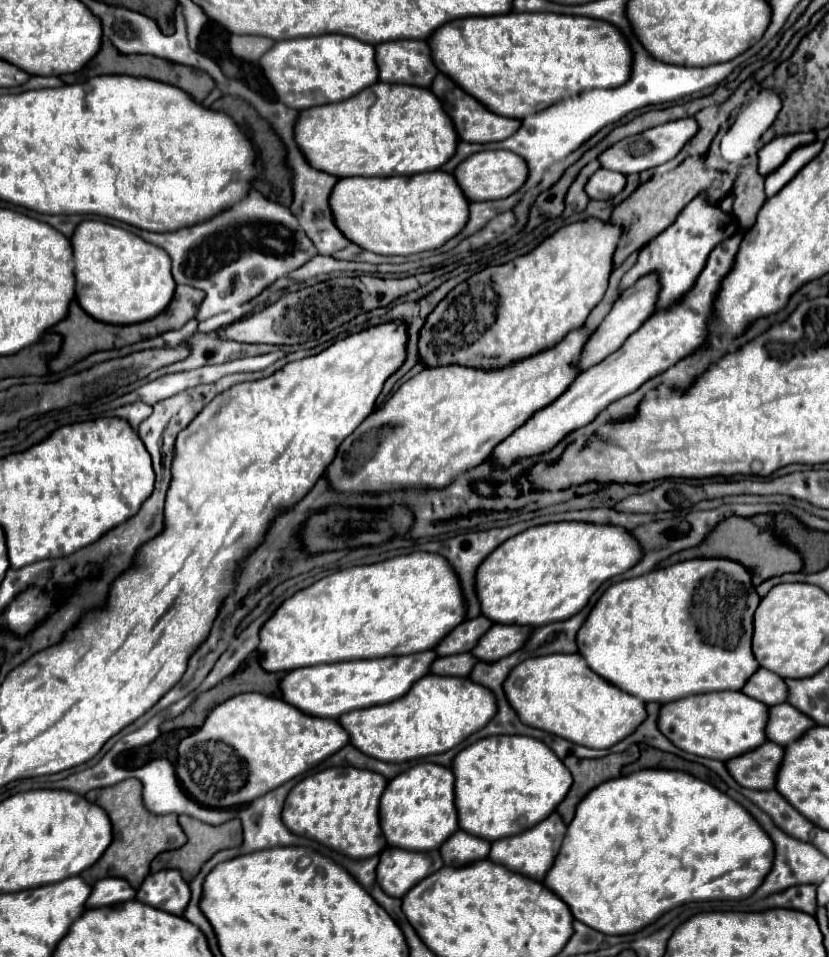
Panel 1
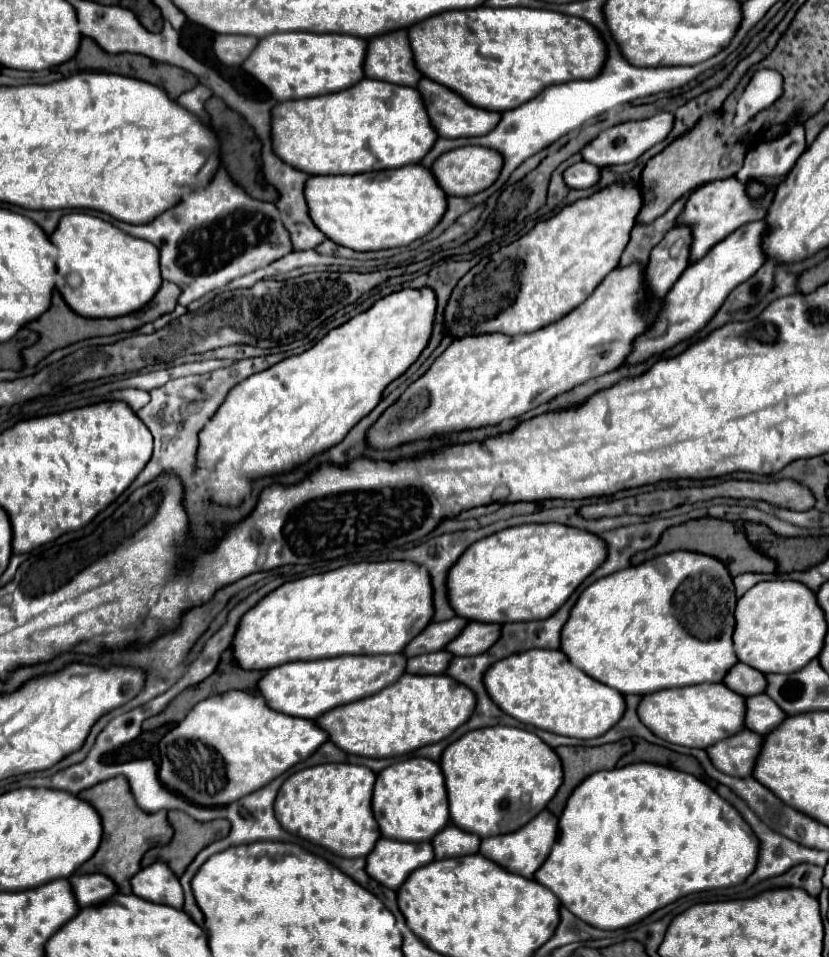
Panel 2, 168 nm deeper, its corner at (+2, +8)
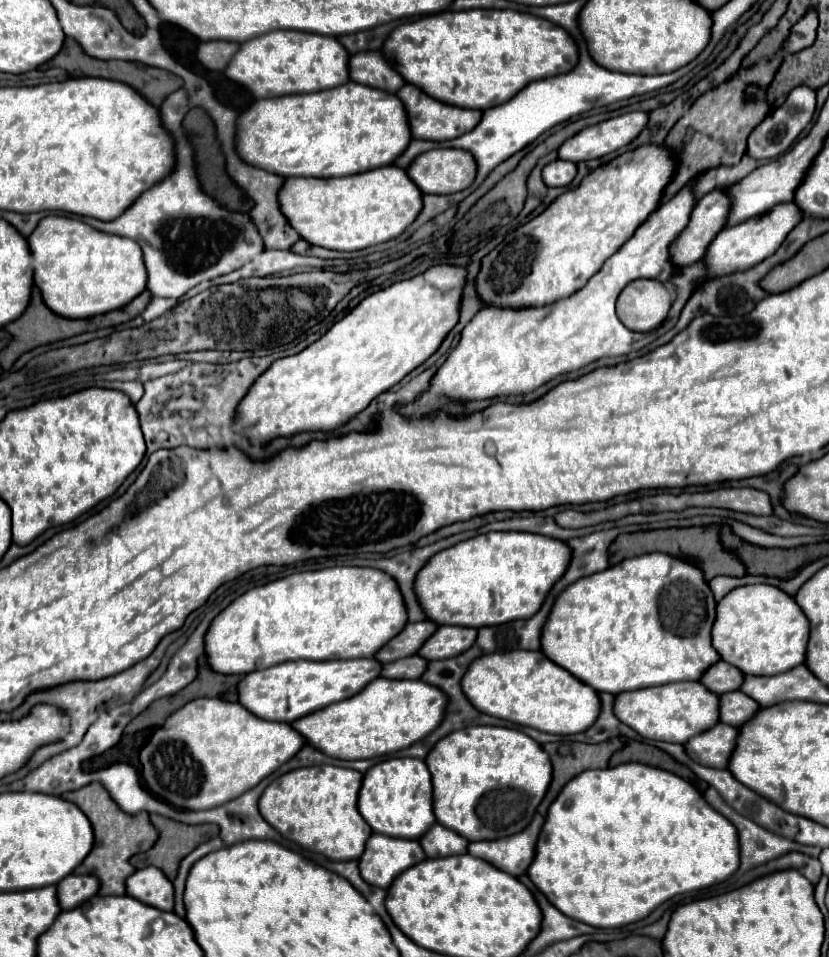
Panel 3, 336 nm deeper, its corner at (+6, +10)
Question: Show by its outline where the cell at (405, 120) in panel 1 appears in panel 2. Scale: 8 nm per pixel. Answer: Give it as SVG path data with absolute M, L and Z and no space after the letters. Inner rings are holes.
M364 78L358 84L354 84L348 90L342 92L334 92L334 94L324 94L324 96L316 96L316 98L302 98L302 100L286 100L286 102L278 102L272 108L272 150L274 154L282 160L288 162L288 166L306 172L308 176L328 176L328 174L362 174L362 172L372 172L372 170L386 170L386 168L400 168L400 166L408 166L408 164L418 164L420 158L426 156L426 152L432 148L432 144L436 142L436 132L432 130L430 122L428 122L428 114L424 110L424 102L420 102L420 94L416 92L416 88L410 86L392 86L390 82L380 82L380 80L372 80L372 78Z

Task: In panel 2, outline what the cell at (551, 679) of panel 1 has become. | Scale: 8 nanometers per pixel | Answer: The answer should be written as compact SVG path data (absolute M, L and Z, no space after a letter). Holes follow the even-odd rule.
M526 650L508 656L488 674L484 674L484 686L488 686L488 696L504 714L516 718L518 722L560 734L570 738L596 738L608 732L624 714L624 696L586 676L582 670L570 664L570 660L560 650Z

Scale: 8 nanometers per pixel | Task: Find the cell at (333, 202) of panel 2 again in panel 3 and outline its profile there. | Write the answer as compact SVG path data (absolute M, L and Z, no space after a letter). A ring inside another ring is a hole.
M382 166L346 178L286 178L280 208L300 236L330 250L362 250L398 238L420 214L424 194L398 166Z

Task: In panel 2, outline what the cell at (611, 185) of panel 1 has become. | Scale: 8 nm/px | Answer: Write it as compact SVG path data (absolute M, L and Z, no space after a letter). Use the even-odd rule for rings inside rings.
M576 162L570 168L564 170L562 174L564 182L568 188L590 188L598 182L600 178L600 170L594 164L588 162Z

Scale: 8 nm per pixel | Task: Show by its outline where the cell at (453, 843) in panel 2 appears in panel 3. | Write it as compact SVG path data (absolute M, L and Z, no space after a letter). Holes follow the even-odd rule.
M434 824L422 838L420 844L428 858L440 858L440 856L454 856L464 854L468 850L468 840L450 828L444 828L442 824Z

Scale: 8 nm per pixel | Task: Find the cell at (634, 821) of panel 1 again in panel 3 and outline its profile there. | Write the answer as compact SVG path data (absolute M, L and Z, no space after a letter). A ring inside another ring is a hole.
M630 762L630 764L620 764L620 766L604 768L604 770L586 770L586 772L578 774L576 778L572 778L562 788L558 798L548 808L548 816L542 826L540 838L538 838L534 862L528 868L528 876L534 882L534 886L540 892L544 892L548 896L548 900L552 904L556 904L556 908L560 908L560 912L564 912L566 916L572 916L574 920L580 920L584 924L592 924L594 928L620 928L620 926L646 918L654 908L658 908L662 902L670 900L676 894L702 890L702 888L728 880L738 868L740 868L740 842L738 842L738 832L728 818L720 816L720 812L714 812L712 806L706 804L704 796L690 782L682 780L680 776L660 770L660 768L646 766L646 764Z

